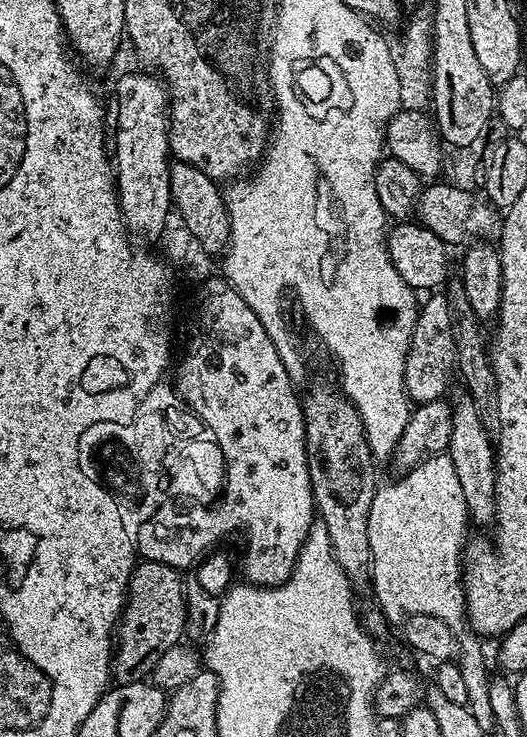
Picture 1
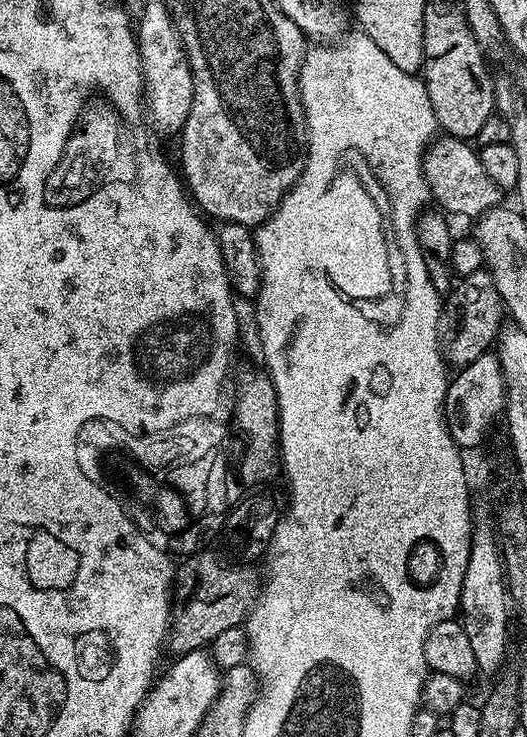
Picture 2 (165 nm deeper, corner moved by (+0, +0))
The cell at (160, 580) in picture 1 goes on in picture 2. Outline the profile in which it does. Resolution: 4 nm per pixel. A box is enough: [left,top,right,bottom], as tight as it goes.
[166,550,262,654]

